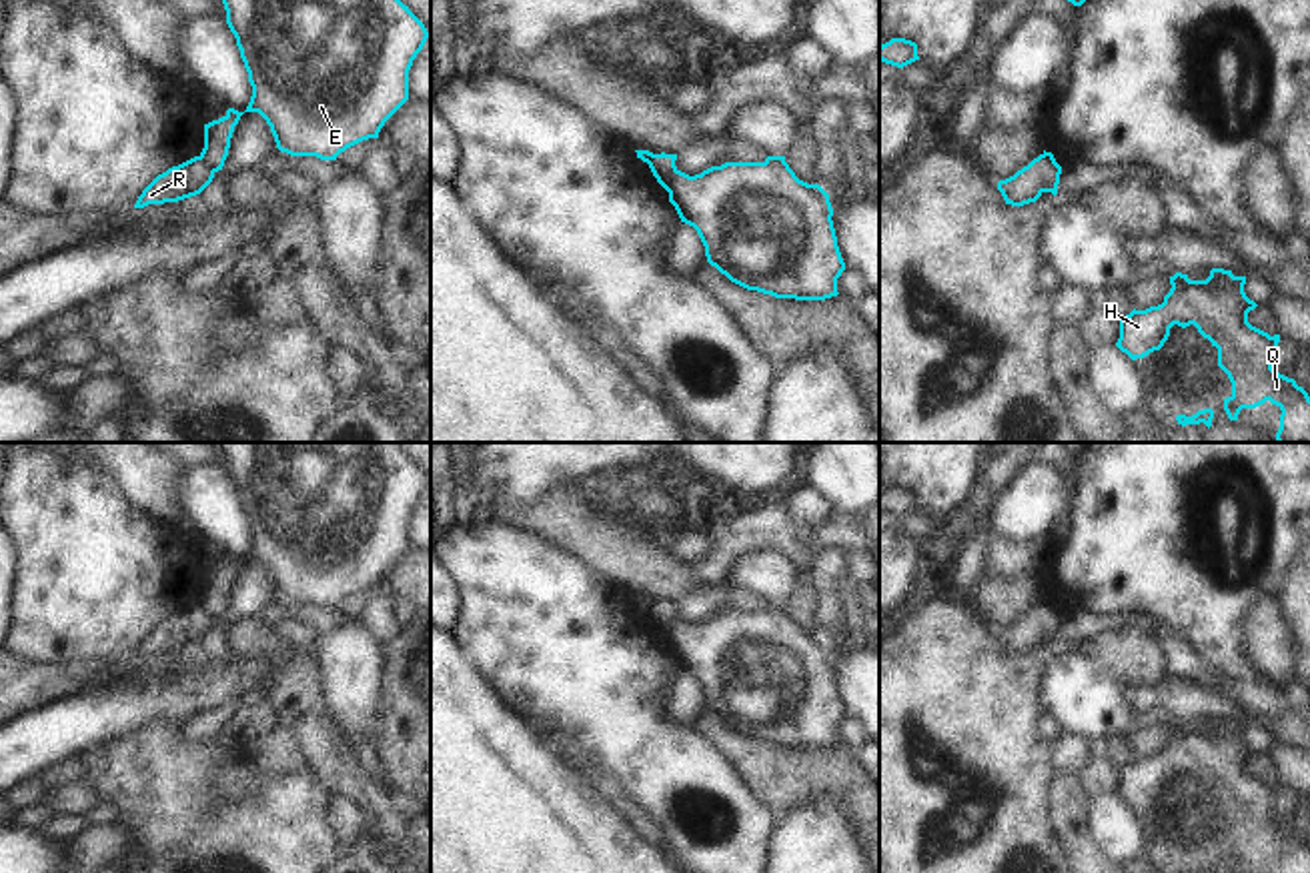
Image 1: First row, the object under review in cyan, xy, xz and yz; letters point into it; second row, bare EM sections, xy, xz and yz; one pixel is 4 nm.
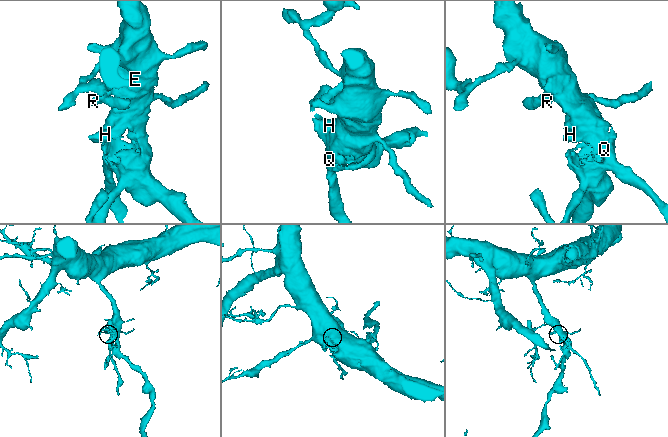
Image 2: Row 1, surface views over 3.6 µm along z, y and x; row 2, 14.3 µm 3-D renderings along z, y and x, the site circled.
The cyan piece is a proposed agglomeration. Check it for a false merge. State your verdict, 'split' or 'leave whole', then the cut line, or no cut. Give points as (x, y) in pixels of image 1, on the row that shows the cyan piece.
split | xy (199, 157), (213, 173)

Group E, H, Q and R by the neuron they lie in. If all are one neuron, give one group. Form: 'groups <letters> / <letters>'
groups E H Q / R

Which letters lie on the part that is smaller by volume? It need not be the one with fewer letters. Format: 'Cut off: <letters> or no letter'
Cut off: R

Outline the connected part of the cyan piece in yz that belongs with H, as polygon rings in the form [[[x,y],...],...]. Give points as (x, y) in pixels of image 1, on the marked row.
[[[1212,268],[1206,280],[1176,272],[1170,284],[1162,304],[1120,318],[1116,346],[1132,360],[1144,358],[1164,346],[1174,324],[1194,324],[1218,348],[1218,366],[1232,382],[1232,394],[1224,398],[1228,418],[1238,420],[1242,408],[1270,400],[1282,410],[1276,441],[1310,443],[1310,396],[1272,368],[1280,334],[1270,336],[1248,322],[1258,304],[1244,292],[1246,276]]]

